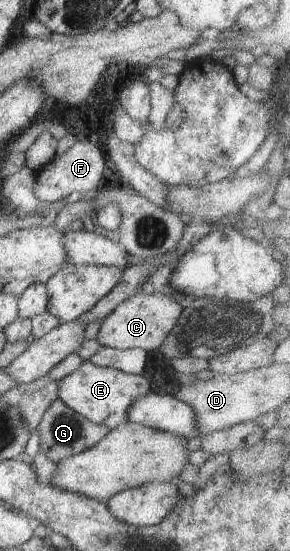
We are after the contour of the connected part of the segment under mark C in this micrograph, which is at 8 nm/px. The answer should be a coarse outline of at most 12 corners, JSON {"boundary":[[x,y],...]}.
{"boundary":[[140,291],[103,319],[96,341],[158,350],[182,304]]}

